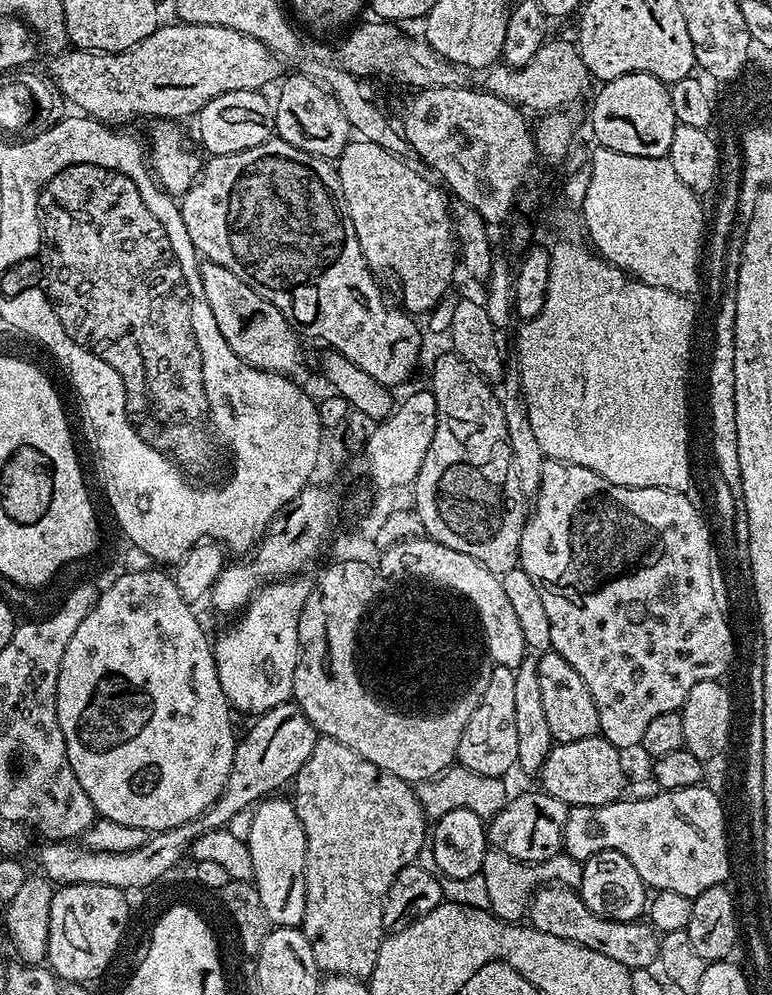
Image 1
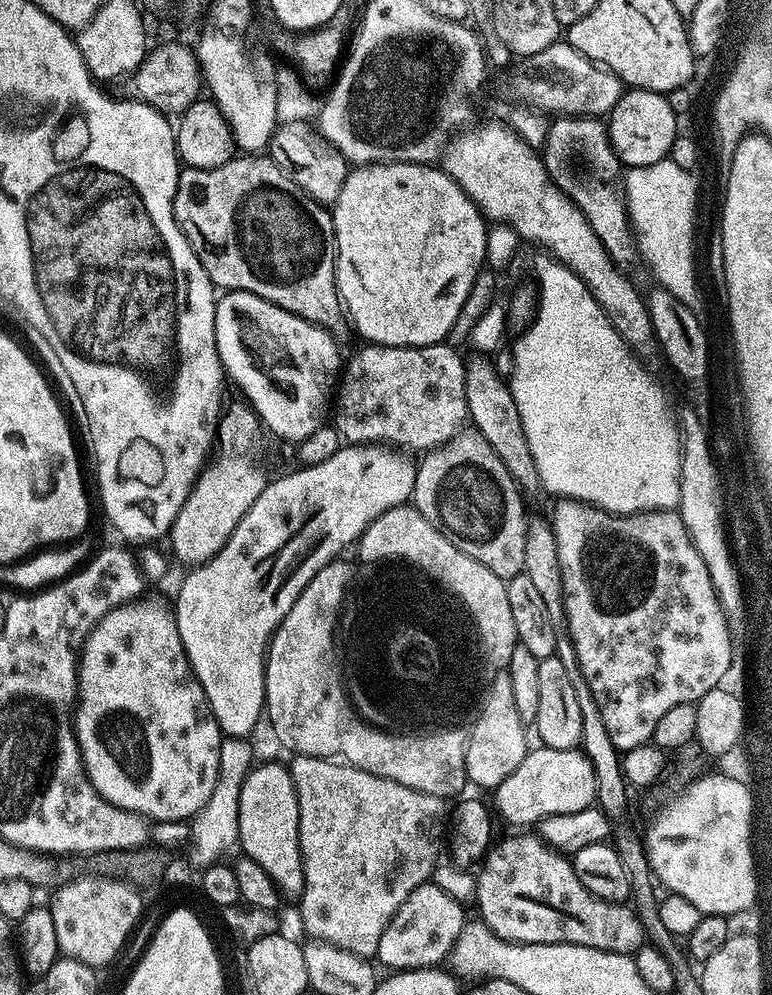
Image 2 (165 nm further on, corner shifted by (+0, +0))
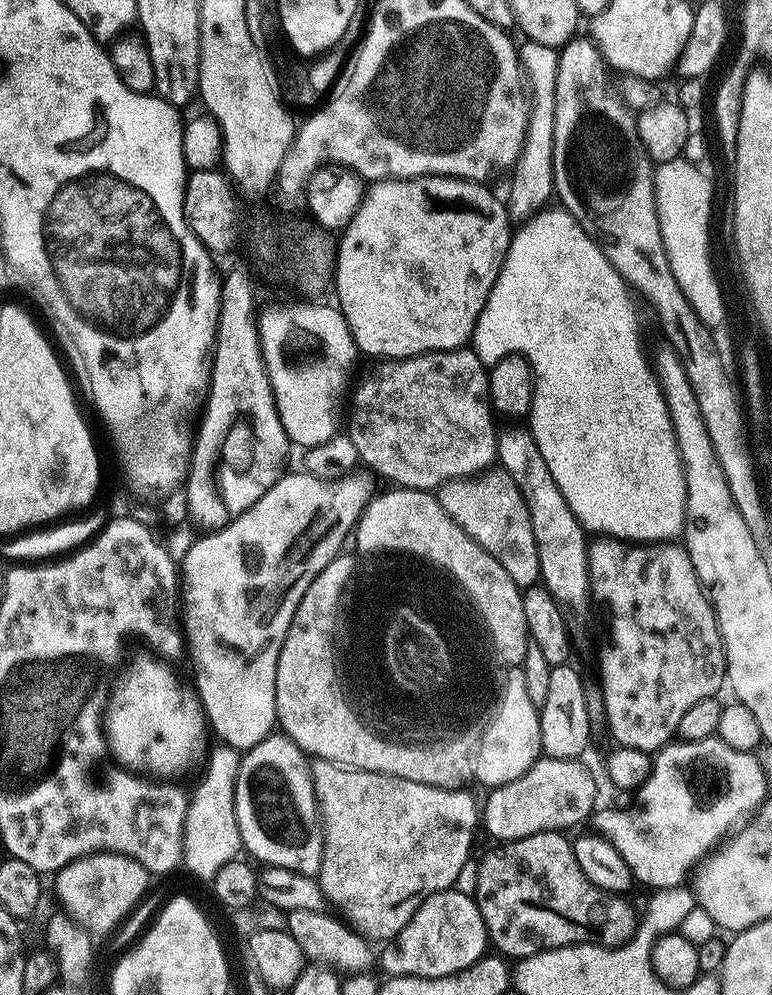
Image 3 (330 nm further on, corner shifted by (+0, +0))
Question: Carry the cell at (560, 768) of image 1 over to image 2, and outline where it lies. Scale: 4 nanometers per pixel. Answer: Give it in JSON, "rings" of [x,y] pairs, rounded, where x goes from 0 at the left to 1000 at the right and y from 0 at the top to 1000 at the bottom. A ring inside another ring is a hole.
{"rings":[[[694,750],[677,766],[641,793],[642,808],[663,828],[687,828],[709,820],[744,818],[755,812],[768,811],[772,804],[771,772],[751,752],[718,754]]]}

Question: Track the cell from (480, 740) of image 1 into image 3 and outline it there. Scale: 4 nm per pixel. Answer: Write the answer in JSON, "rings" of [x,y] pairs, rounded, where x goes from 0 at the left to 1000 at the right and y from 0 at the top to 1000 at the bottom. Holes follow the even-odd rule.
{"rings":[[[668,673],[659,674],[637,724],[624,738],[622,753],[617,755],[615,787],[628,788],[632,794],[655,790],[655,786],[676,782],[676,778],[681,778],[681,774],[687,774],[687,770],[692,770],[692,766],[701,760],[699,714],[696,705],[689,705],[683,681]]]}

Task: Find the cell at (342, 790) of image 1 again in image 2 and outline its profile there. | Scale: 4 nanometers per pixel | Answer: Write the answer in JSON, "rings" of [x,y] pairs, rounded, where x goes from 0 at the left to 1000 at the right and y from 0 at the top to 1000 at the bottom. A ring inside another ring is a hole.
{"rings":[[[392,758],[382,761],[385,764],[376,768],[378,785],[383,791],[386,802],[386,818],[389,819],[389,861],[394,863],[394,895],[386,902],[389,908],[389,925],[400,937],[403,944],[409,947],[431,949],[443,955],[453,955],[460,961],[482,963],[487,961],[490,947],[497,938],[497,932],[505,923],[521,911],[532,896],[541,890],[556,887],[561,883],[561,876],[570,863],[570,839],[578,836],[578,812],[573,809],[571,801],[554,800],[535,792],[521,790],[516,786],[503,784],[497,780],[486,780],[468,772],[459,772],[449,766],[437,766],[430,762],[418,760],[396,760]]]}

